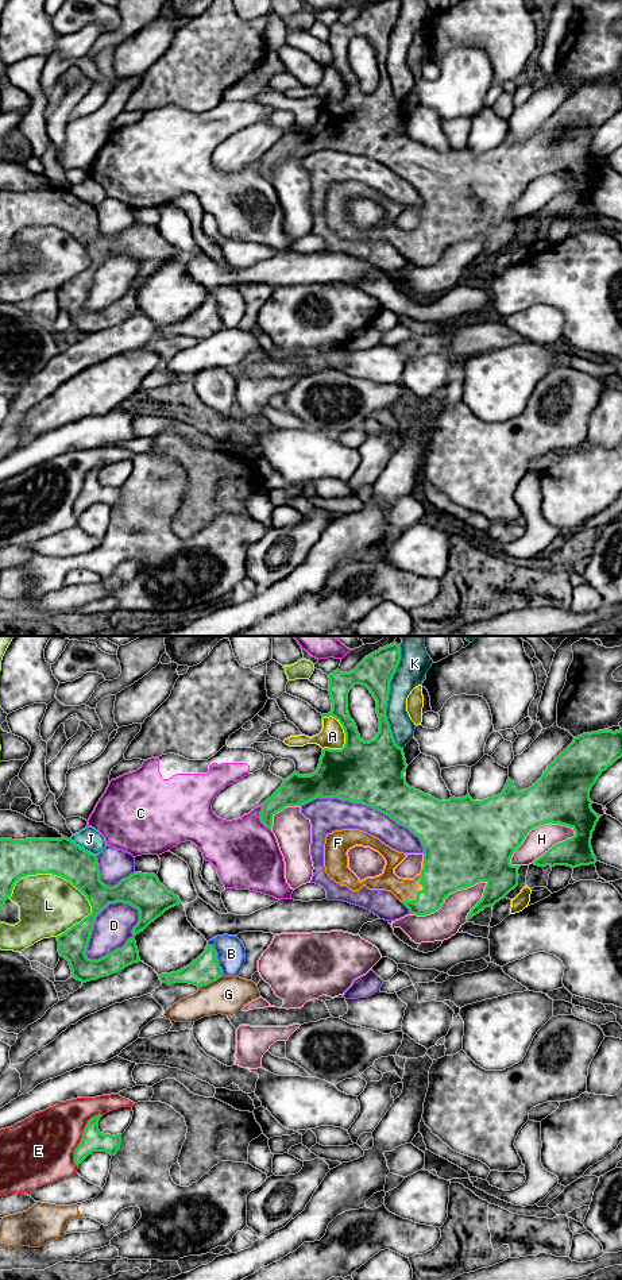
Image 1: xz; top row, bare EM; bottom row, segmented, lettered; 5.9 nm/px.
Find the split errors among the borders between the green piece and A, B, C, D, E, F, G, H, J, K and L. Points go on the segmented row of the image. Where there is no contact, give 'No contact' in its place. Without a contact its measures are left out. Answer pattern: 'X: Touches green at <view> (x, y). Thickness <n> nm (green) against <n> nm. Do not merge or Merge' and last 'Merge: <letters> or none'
A: Touches green at xz (343, 728). Thickness 300 nm (green) against 150 nm. Do not merge
B: Touches green at xz (216, 959). Thickness 170 nm (green) against 180 nm. Do not merge
C: Touches green at xz (259, 817). Thickness 160 nm (green) against 400 nm. Do not merge
D: Touches green at xz (124, 944). Thickness 130 nm (green) against 220 nm. Do not merge
E: Touches green at xz (81, 1138). Thickness 130 nm (green) against 400 nm. Do not merge
F: Touches green at xz (418, 891). Thickness 320 nm (green) against 130 nm. Merge
G: Touches green at xz (211, 982). Thickness 170 nm (green) against 220 nm. Do not merge
H: Touches green at xz (536, 827). Thickness 360 nm (green) against 160 nm. Do not merge
J: Touches green at xz (82, 848). Thickness 220 nm (green) against 140 nm. Do not merge
K: Touches green at xz (387, 698). Thickness 220 nm (green) against 180 nm. Do not merge
L: Touches green at xz (50, 872). Thickness 220 nm (green) against 360 nm. Do not merge
Merge: F

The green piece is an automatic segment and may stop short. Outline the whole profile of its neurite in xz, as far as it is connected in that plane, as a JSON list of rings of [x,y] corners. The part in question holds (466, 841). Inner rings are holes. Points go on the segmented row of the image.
[[[397,643],[379,648],[371,655],[366,656],[352,671],[341,672],[333,671],[329,678],[329,695],[332,699],[332,710],[324,717],[335,717],[343,726],[345,733],[345,744],[341,749],[324,748],[320,757],[317,770],[310,775],[300,775],[294,771],[282,786],[262,803],[260,821],[271,829],[273,816],[287,806],[302,806],[316,798],[337,798],[352,803],[362,803],[370,806],[394,820],[397,824],[407,828],[414,836],[417,836],[424,847],[422,871],[414,879],[402,879],[394,874],[394,868],[406,857],[407,853],[398,852],[379,838],[359,829],[343,829],[335,830],[325,837],[324,844],[324,867],[325,872],[340,886],[347,886],[352,891],[359,891],[363,886],[370,890],[387,890],[391,891],[410,911],[416,915],[426,915],[434,913],[441,907],[444,899],[456,890],[471,887],[479,882],[486,882],[482,899],[471,909],[467,919],[483,911],[486,907],[494,906],[501,899],[518,886],[518,870],[521,865],[511,865],[510,859],[514,851],[524,843],[528,833],[544,824],[560,824],[569,826],[575,830],[572,838],[567,838],[563,843],[556,844],[541,857],[536,859],[532,864],[538,867],[555,867],[567,865],[576,868],[580,865],[595,864],[598,860],[591,847],[592,832],[596,822],[602,816],[596,814],[591,805],[590,791],[596,783],[598,778],[622,757],[622,728],[619,730],[598,730],[591,733],[583,733],[573,739],[573,741],[548,766],[544,775],[532,787],[517,791],[514,782],[509,778],[503,791],[498,795],[483,801],[474,801],[470,794],[463,798],[451,797],[448,801],[439,801],[434,797],[425,794],[406,783],[407,764],[403,753],[403,748],[398,747],[394,741],[393,732],[386,716],[386,708],[390,694],[390,682],[397,671],[401,660],[401,647]],[[355,685],[366,686],[376,701],[376,714],[379,718],[379,732],[376,736],[364,741],[360,739],[355,721],[348,712],[348,693]],[[355,845],[370,847],[378,851],[386,860],[383,874],[375,878],[367,878],[359,880],[359,878],[348,868],[347,852]]]

